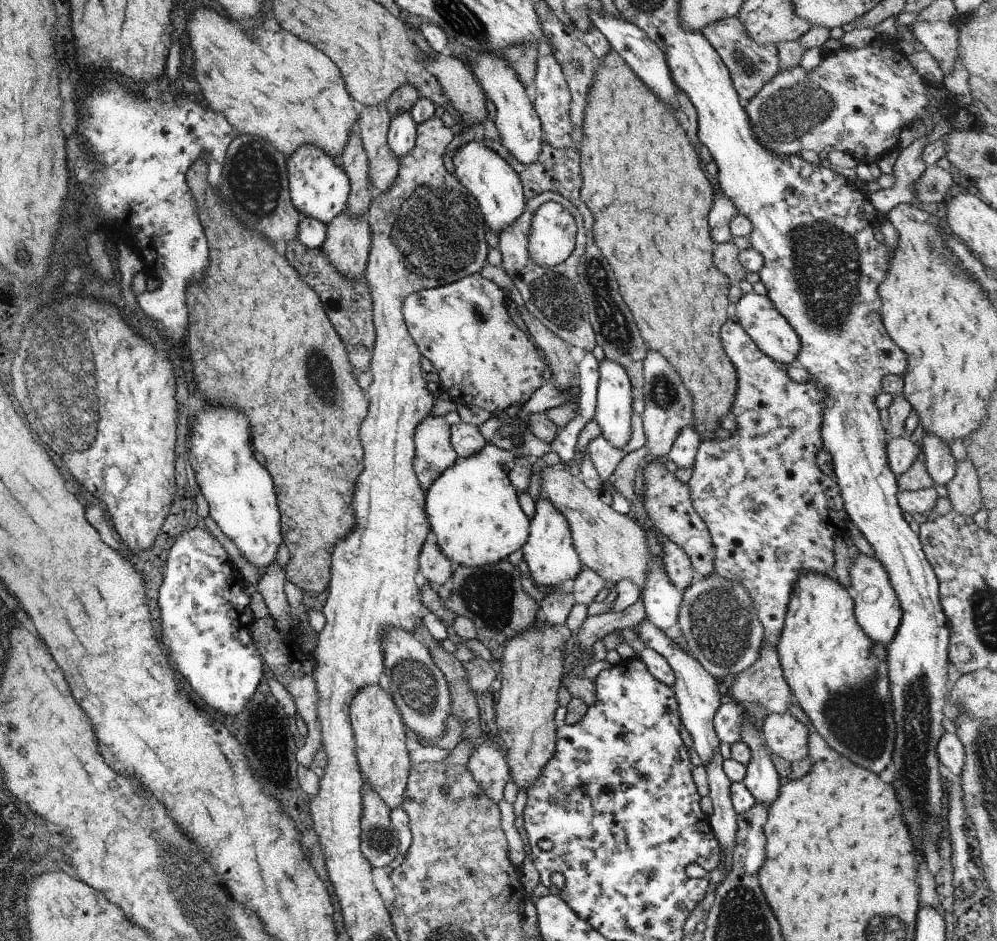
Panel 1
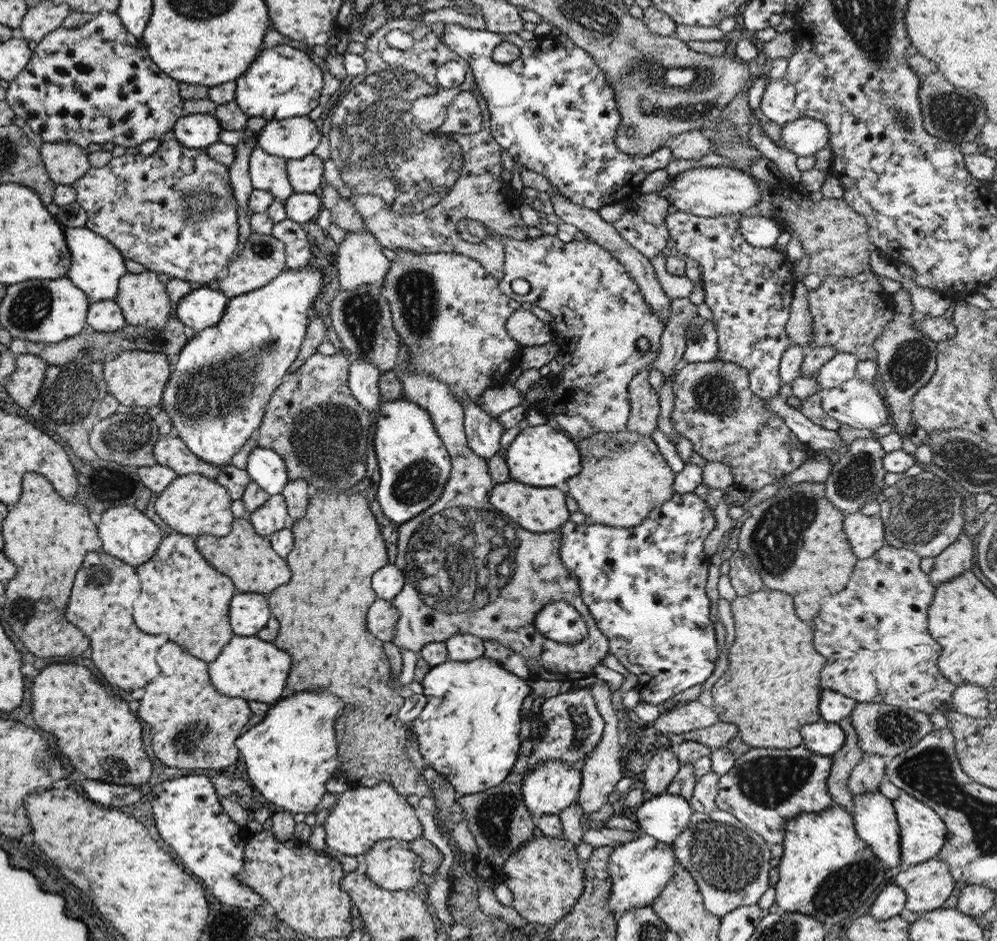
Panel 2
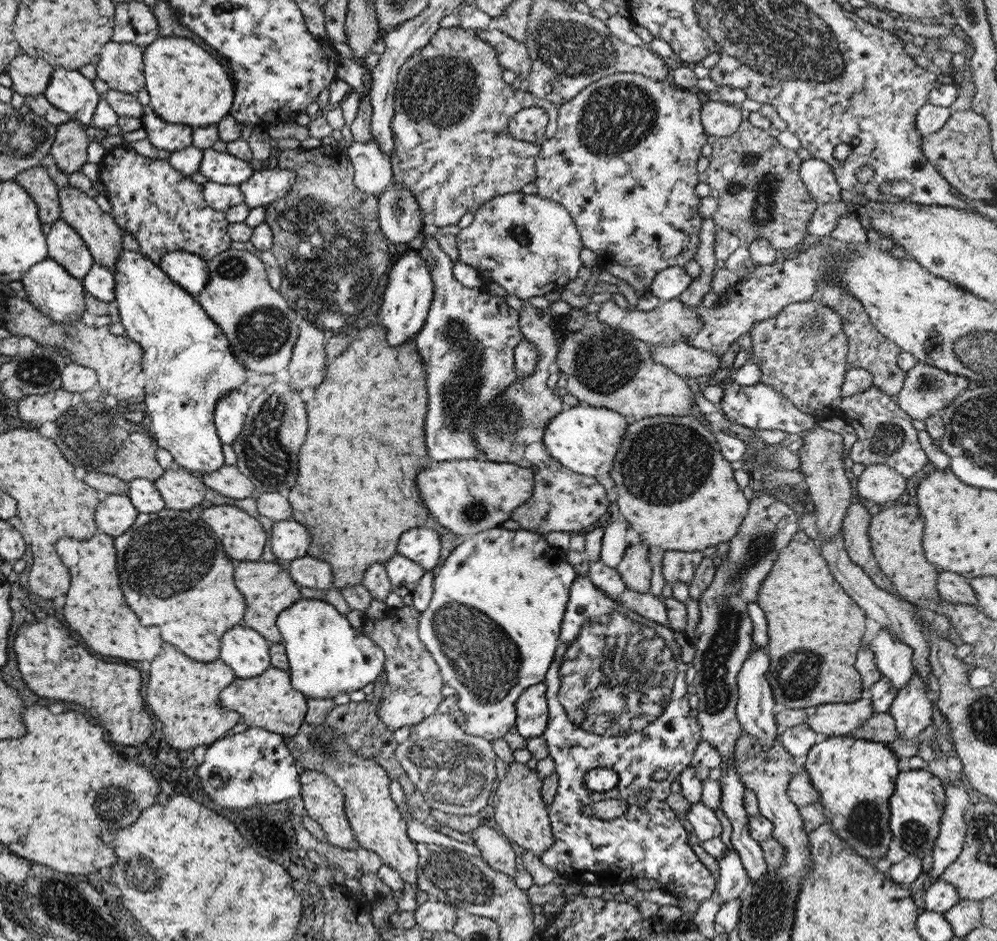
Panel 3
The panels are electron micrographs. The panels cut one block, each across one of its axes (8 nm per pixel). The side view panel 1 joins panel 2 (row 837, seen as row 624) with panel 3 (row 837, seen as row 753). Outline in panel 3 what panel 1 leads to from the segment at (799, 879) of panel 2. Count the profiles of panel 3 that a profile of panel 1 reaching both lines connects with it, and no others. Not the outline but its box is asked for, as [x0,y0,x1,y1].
[804,737,898,858]

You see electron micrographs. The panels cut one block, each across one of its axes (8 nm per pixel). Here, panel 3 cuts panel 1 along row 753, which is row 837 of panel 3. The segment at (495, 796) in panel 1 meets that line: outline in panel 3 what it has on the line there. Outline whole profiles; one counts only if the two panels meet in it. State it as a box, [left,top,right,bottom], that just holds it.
[469,824,515,879]

